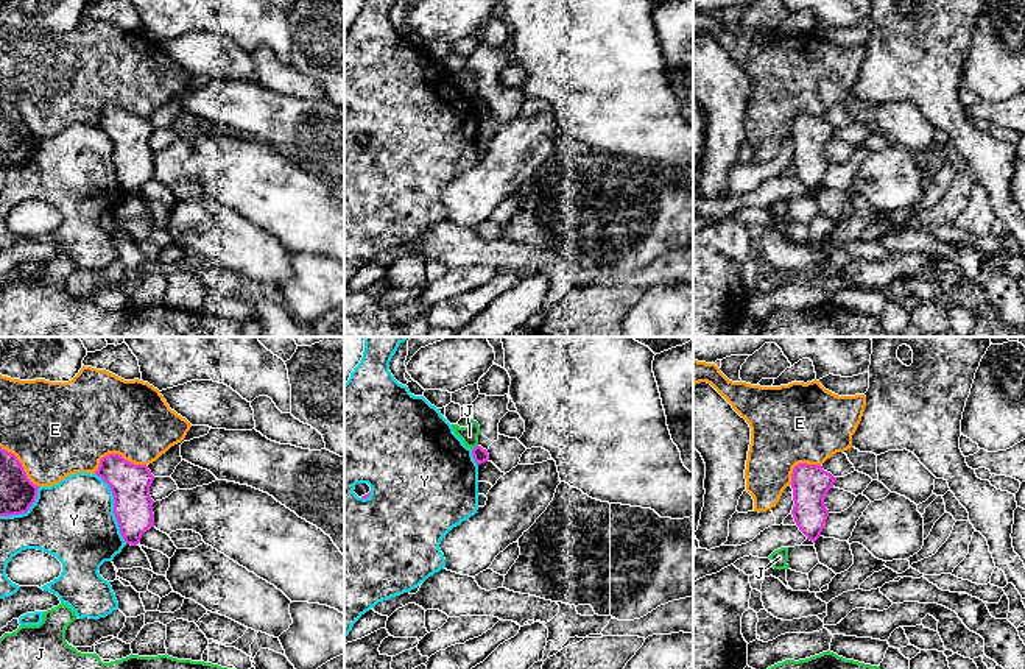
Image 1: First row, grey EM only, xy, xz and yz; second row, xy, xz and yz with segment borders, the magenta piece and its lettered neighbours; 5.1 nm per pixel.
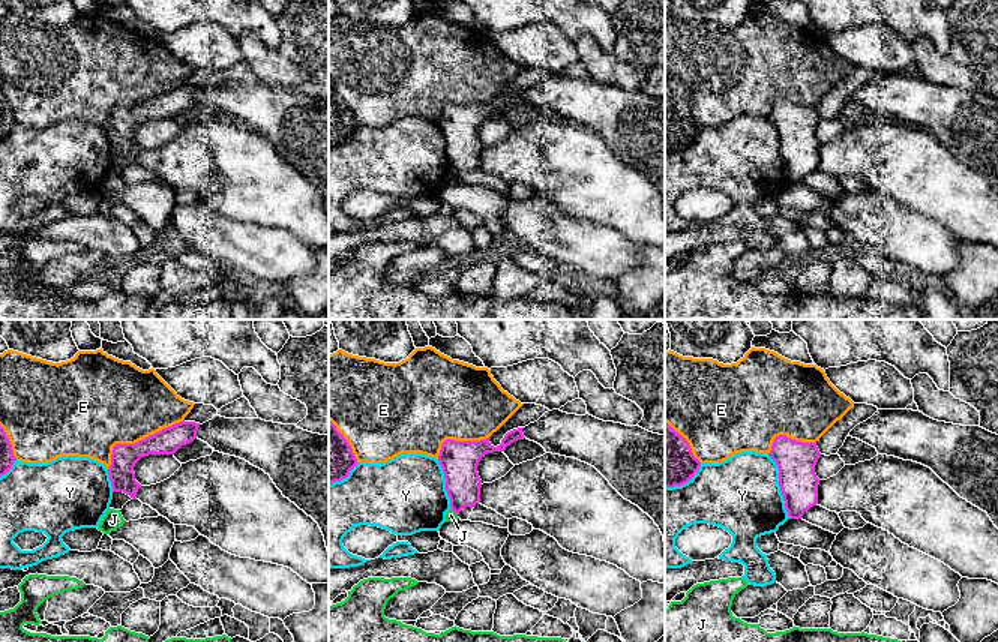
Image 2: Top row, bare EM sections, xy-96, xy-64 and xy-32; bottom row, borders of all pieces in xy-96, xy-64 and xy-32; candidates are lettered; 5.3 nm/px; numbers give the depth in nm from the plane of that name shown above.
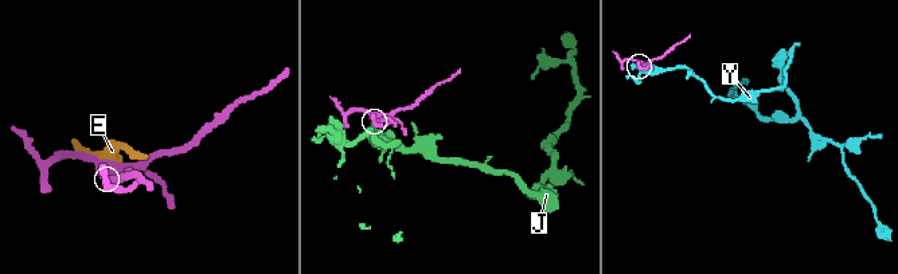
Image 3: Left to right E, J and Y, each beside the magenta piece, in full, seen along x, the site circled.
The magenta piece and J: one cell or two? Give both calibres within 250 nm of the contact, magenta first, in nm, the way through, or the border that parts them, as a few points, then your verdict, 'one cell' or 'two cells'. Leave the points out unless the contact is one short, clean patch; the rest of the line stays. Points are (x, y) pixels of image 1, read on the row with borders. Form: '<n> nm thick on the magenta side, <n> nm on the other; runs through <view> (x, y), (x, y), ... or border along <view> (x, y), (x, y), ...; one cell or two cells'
80 nm thick on the magenta side, 90 nm on the other; border along xz (477, 445), (472, 449); two cells

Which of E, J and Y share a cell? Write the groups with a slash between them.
E / J / Y

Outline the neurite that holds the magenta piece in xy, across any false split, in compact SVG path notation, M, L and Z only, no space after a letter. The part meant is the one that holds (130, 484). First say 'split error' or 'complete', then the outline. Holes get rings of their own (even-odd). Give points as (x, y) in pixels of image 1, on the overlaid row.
complete | M118 454L103 457L95 474L114 494L114 515L125 543L137 546L142 535L154 527L154 501L150 496L154 476L146 465L134 465Z

